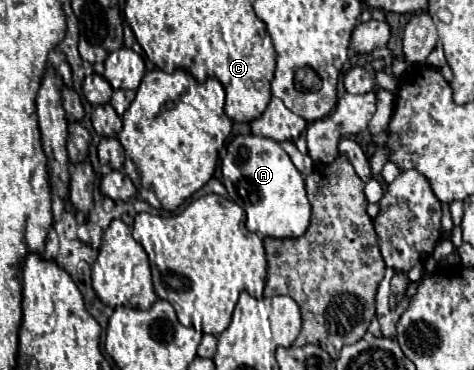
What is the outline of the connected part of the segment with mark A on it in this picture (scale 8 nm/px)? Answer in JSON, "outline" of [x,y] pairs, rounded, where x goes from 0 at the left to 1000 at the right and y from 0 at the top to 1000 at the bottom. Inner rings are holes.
{"outline":[[[536,362],[498,368],[477,395],[464,459],[485,541],[523,578],[519,611],[527,627],[578,643],[624,643],[646,627],[654,605],[654,546],[646,535],[641,481],[582,378]]]}

